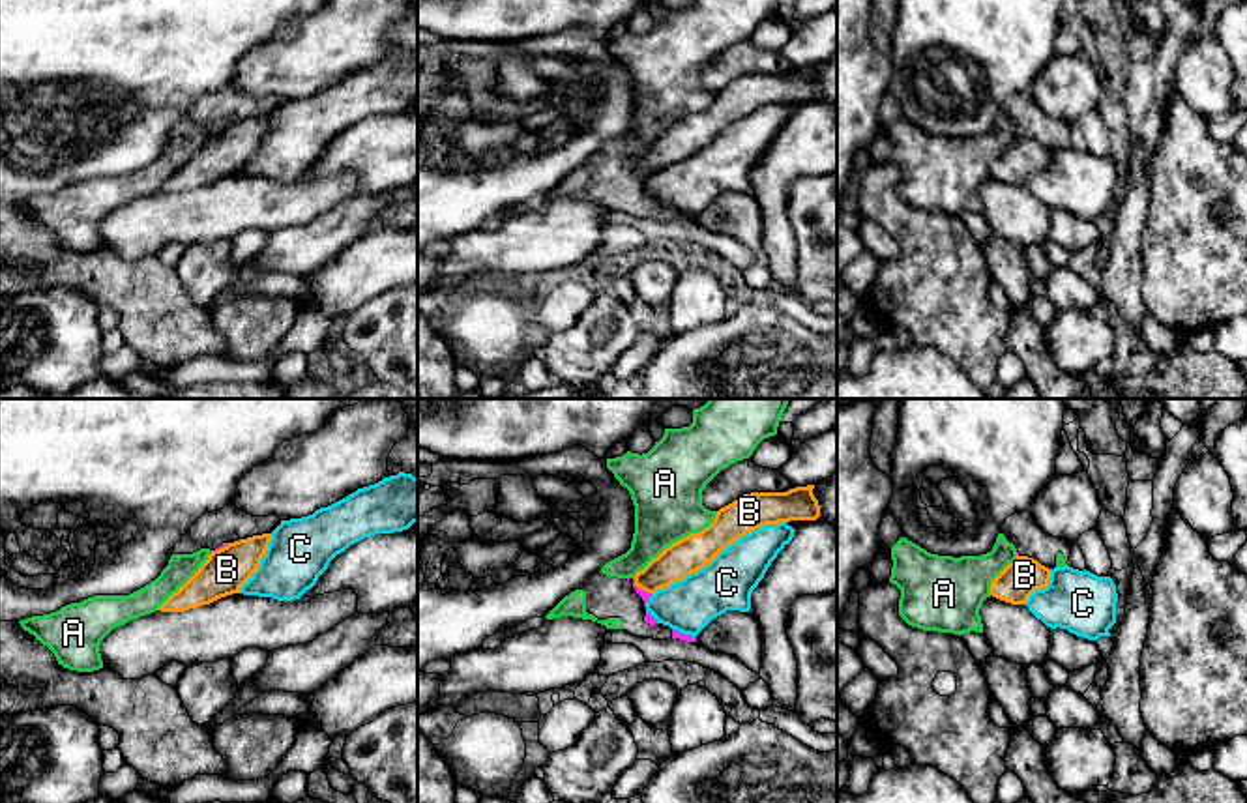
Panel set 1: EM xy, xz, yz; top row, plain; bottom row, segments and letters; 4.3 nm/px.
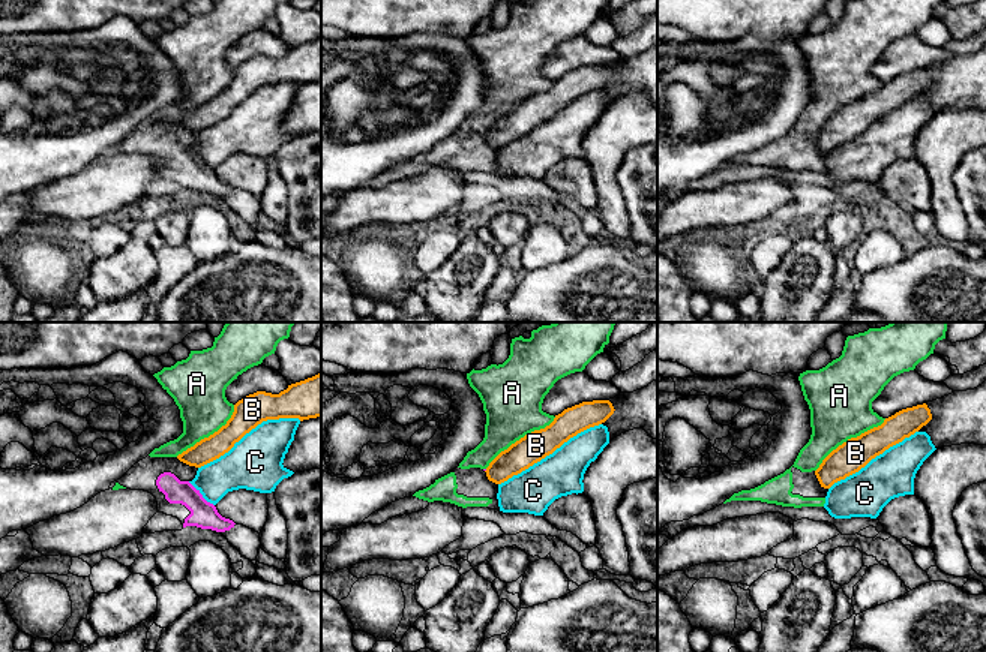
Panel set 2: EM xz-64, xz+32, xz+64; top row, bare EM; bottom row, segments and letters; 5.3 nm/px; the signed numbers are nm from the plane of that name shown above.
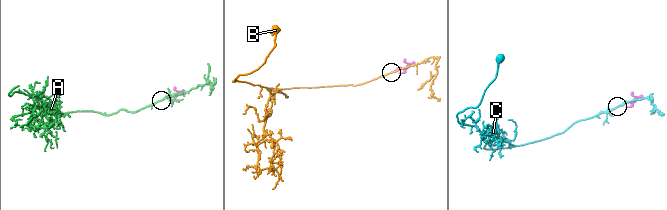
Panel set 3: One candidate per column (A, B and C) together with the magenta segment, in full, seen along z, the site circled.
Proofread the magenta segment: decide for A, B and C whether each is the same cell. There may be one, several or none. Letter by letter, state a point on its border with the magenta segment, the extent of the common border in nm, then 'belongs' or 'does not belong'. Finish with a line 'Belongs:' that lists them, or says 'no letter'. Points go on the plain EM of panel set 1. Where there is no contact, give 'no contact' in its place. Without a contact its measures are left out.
A: meets magenta in xz at (631, 158); contact 40 nm long; belongs
B: meets magenta in xz at (643, 171); contact 90 nm long; does not belong
C: meets magenta in xz at (682, 214); contact 110 nm long; does not belong
Belongs: A

